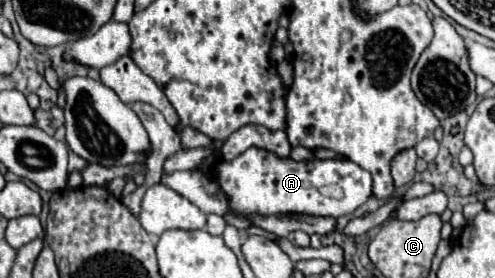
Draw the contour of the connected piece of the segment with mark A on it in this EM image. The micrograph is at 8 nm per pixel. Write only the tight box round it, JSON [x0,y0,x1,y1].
[212,148,372,216]

